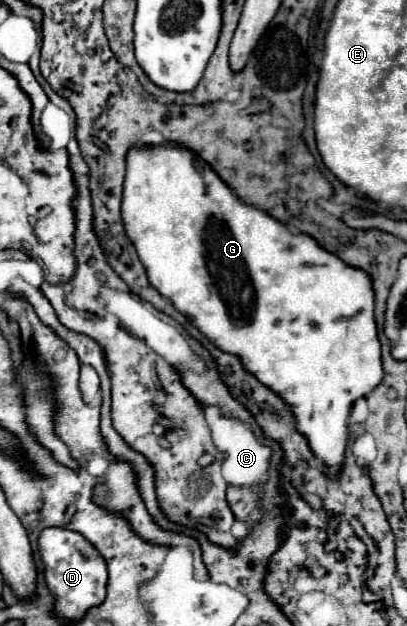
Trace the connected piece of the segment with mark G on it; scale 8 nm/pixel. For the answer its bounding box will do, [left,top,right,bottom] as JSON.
[122,144,384,476]

